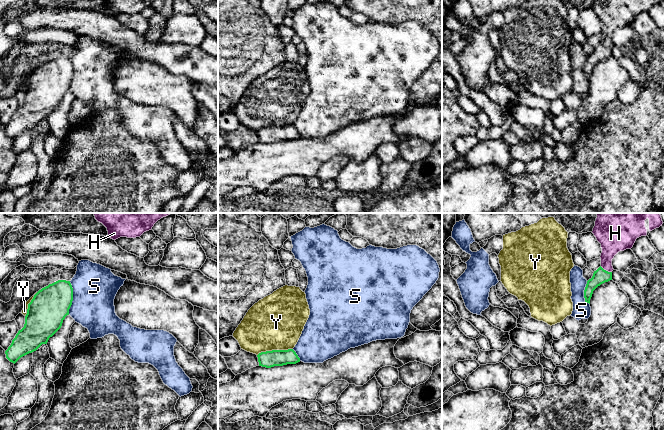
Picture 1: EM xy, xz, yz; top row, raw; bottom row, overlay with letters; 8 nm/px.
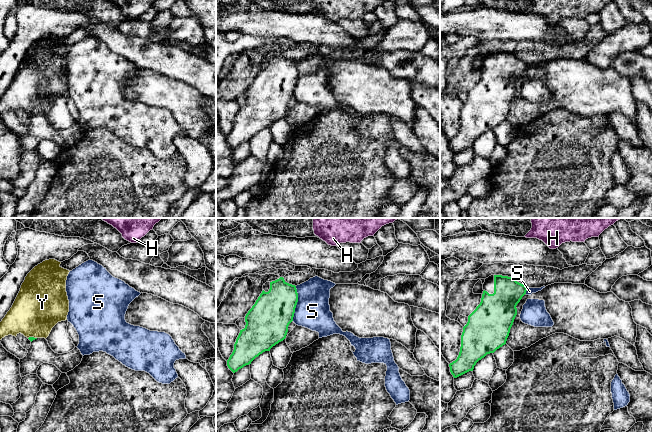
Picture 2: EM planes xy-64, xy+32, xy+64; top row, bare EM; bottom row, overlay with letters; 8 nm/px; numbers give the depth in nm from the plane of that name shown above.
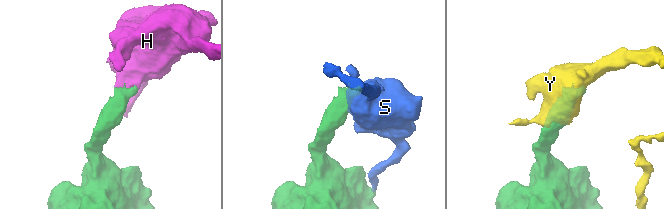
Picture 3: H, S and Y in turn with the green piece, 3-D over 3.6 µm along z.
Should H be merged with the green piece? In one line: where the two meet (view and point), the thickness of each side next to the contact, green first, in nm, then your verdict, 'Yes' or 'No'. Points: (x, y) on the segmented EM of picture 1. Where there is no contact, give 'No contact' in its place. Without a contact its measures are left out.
Touches green at yz (605, 270). Thickness 120 nm (green) against 200 nm. Yes

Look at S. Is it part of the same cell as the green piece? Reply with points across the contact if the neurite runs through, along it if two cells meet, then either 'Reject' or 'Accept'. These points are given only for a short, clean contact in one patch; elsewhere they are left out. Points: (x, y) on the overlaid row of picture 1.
Boundary: xy (70, 281), (72, 304), (68, 314). Reject

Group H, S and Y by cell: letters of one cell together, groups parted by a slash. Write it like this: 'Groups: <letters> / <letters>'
Groups: H / S / Y

